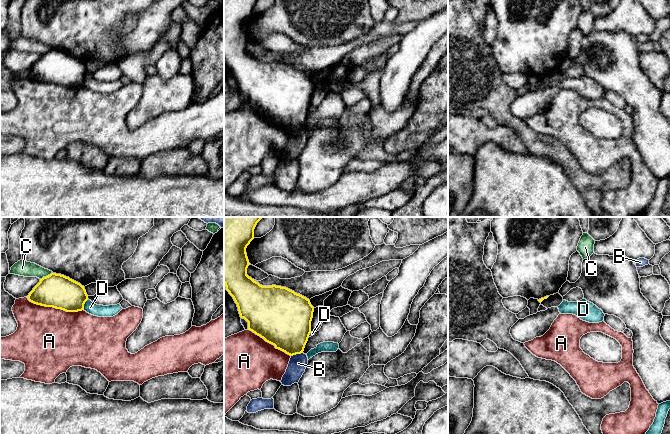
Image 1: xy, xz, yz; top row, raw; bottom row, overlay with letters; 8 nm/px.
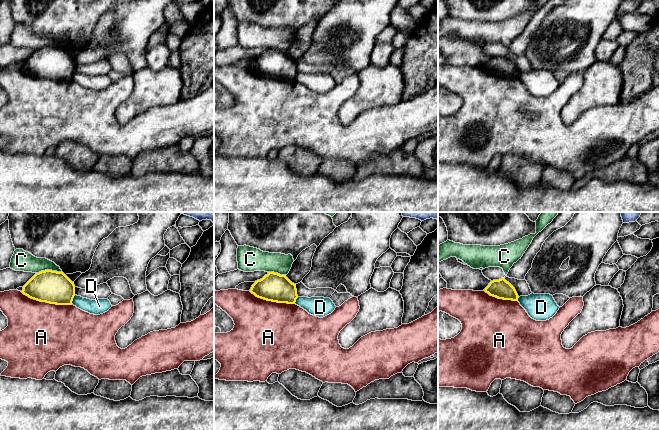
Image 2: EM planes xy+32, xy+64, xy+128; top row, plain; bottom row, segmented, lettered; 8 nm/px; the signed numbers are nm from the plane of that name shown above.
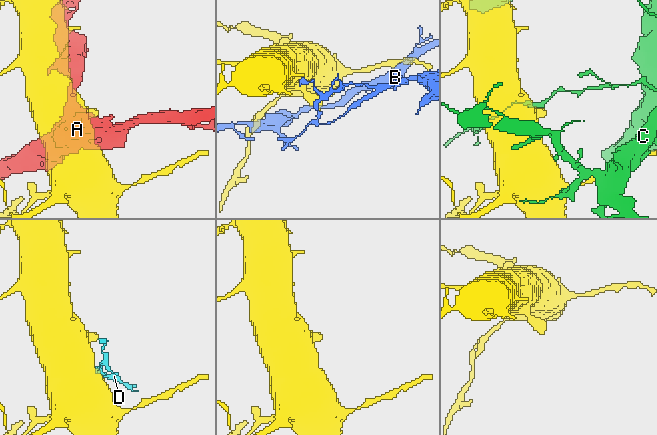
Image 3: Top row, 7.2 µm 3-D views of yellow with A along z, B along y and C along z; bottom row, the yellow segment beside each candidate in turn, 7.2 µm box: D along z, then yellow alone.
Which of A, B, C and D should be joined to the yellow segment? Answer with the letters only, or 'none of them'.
none of them

